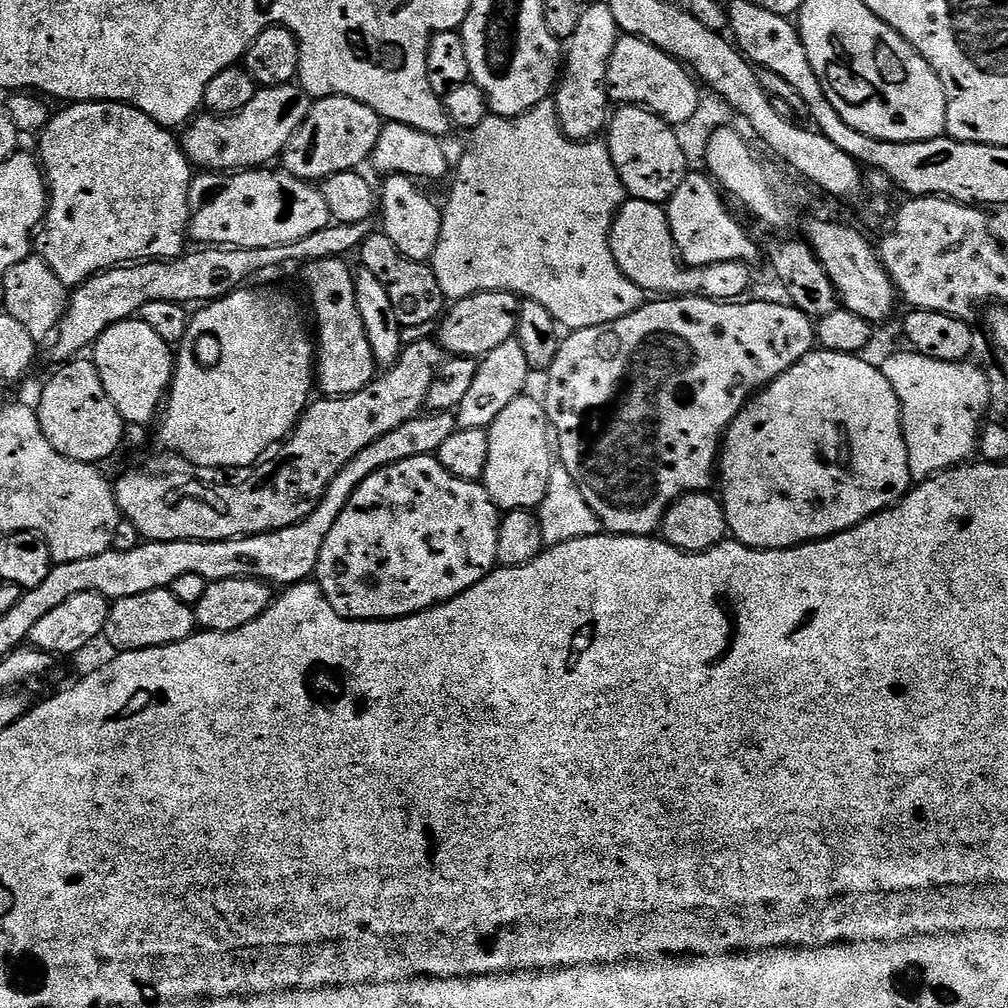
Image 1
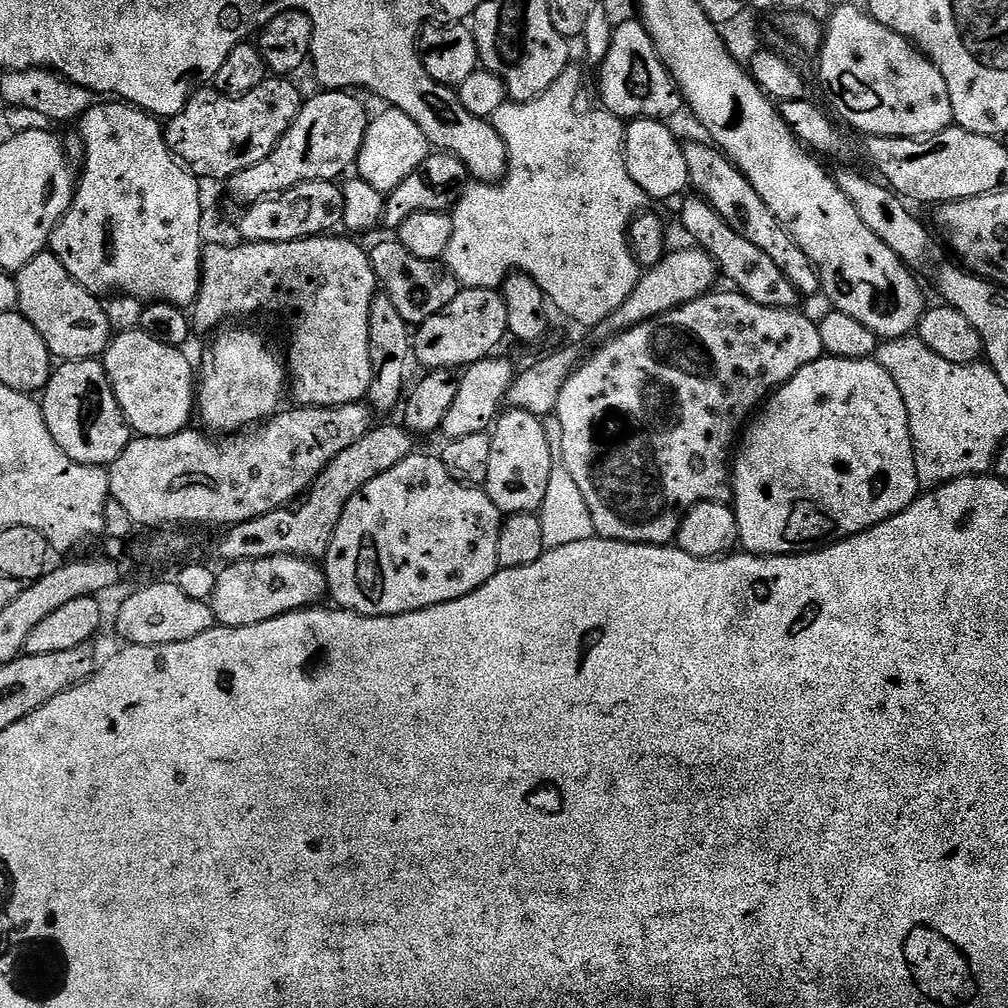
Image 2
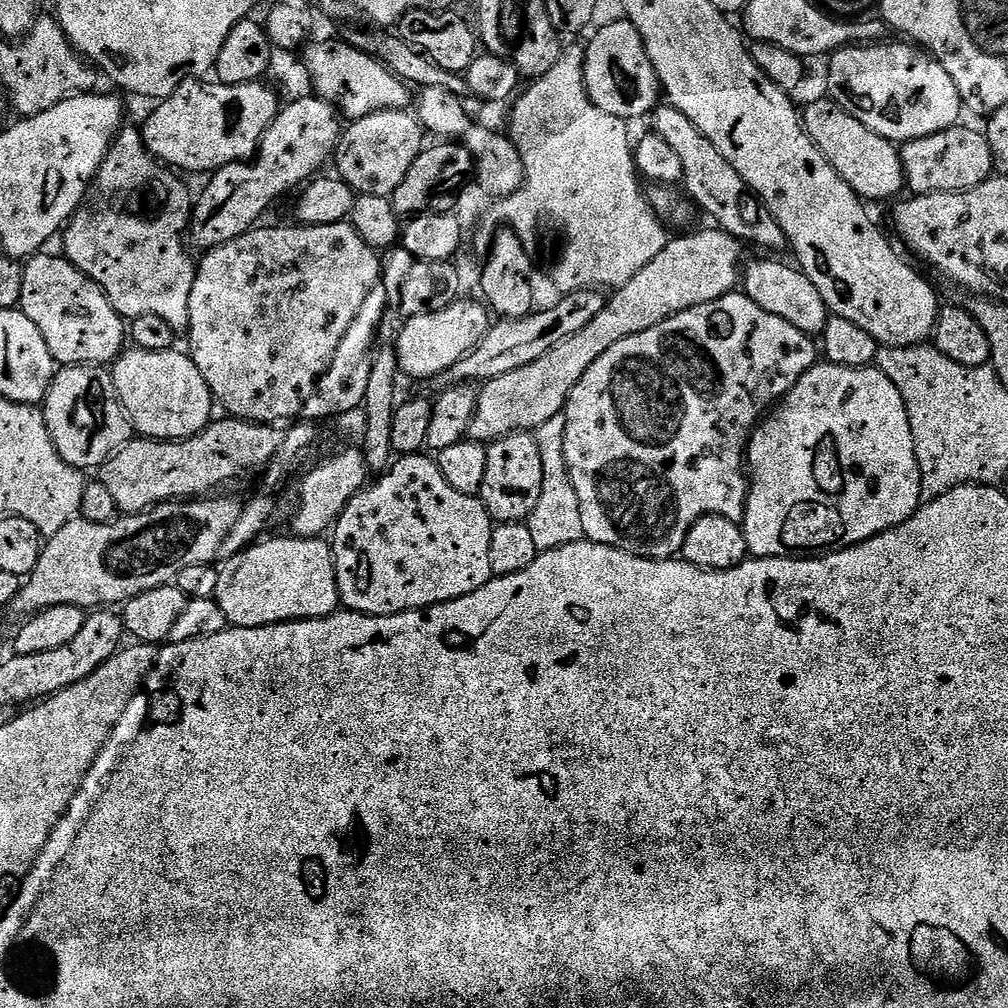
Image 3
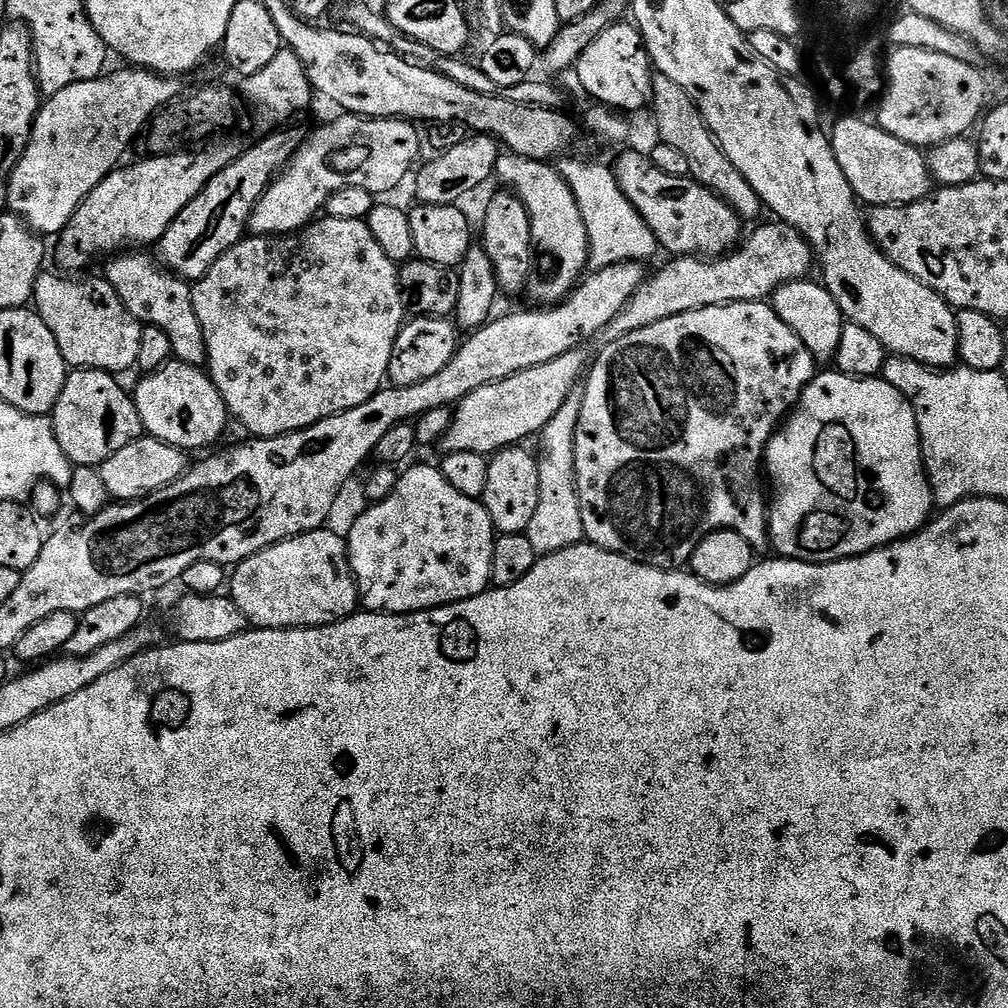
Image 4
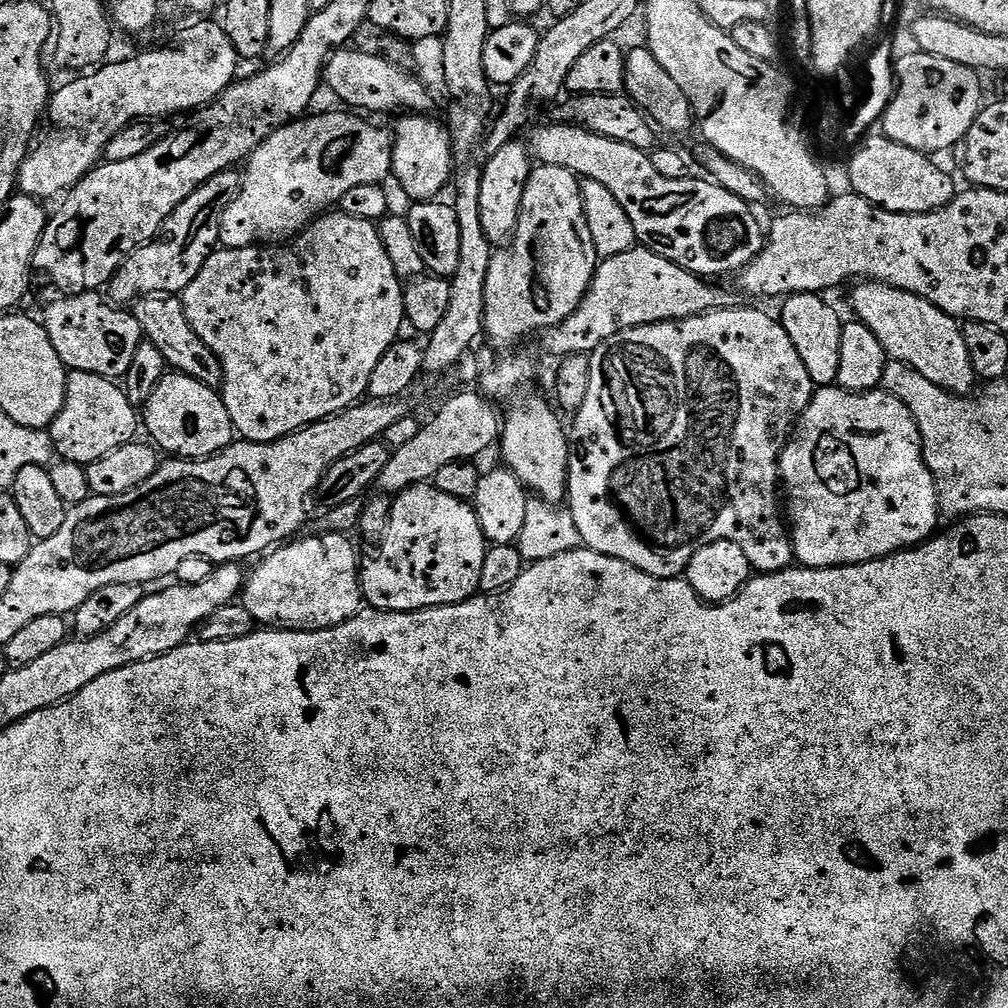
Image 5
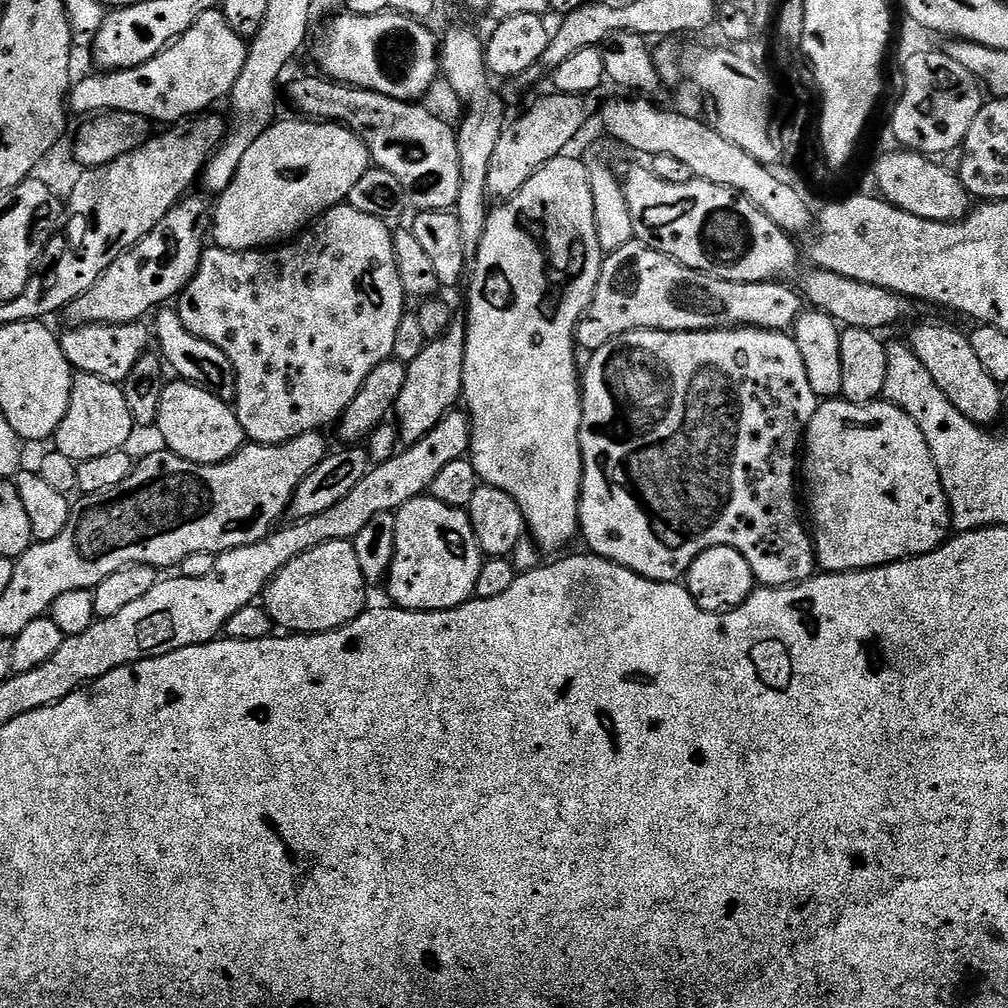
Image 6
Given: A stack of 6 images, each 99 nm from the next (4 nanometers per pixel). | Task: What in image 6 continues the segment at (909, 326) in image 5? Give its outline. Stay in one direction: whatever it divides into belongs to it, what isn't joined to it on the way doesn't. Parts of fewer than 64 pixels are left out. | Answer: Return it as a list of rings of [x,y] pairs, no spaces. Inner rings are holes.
[[[920,324],[912,332],[910,347],[922,366],[930,370],[930,378],[954,402],[954,406],[970,422],[981,426],[992,426],[992,423],[1004,412],[1004,396],[1001,385],[997,384],[986,369],[982,361],[974,354],[974,346],[970,346],[968,336],[960,333],[958,329],[951,328],[948,324]]]

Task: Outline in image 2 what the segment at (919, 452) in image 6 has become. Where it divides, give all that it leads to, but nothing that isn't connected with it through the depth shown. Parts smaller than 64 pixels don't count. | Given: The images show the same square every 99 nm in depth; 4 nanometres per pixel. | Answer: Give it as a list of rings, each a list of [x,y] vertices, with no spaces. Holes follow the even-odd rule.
[[[825,355],[812,364],[802,366],[802,370],[794,374],[794,378],[787,380],[781,388],[776,389],[768,397],[755,419],[747,425],[735,449],[734,463],[730,468],[730,500],[734,505],[738,522],[740,544],[745,553],[758,556],[798,556],[826,548],[830,544],[836,544],[840,540],[865,532],[868,528],[894,518],[894,514],[909,508],[921,492],[922,485],[916,473],[916,455],[912,449],[912,435],[908,429],[906,402],[902,402],[902,394],[898,394],[898,386],[894,386],[894,378],[890,378],[888,371],[872,358],[840,360],[836,356]]]

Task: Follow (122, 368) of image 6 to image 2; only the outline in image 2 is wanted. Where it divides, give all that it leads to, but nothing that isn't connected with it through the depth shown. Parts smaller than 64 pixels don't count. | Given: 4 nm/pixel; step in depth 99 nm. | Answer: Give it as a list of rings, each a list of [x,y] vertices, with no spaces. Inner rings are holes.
[[[45,250],[30,258],[30,262],[26,262],[26,266],[22,266],[22,270],[15,273],[15,277],[18,286],[18,311],[21,316],[27,318],[30,326],[34,326],[34,330],[38,330],[38,334],[42,334],[42,342],[46,342],[57,361],[94,360],[103,357],[113,338],[114,327],[112,328],[112,320],[108,317],[107,310],[100,305],[101,297],[86,290],[86,286],[74,282],[66,266],[58,262],[52,251]]]

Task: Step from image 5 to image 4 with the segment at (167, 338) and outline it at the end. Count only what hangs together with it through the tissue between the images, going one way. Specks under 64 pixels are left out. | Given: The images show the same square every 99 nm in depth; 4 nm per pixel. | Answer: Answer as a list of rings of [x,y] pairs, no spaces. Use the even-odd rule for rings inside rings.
[[[132,250],[109,259],[106,279],[110,286],[114,286],[118,298],[130,315],[166,334],[172,347],[172,355],[179,363],[203,365],[206,360],[204,335],[192,309],[192,288],[181,277],[161,267],[153,257],[152,261],[140,252],[143,251]],[[128,254],[129,256],[124,256]]]

